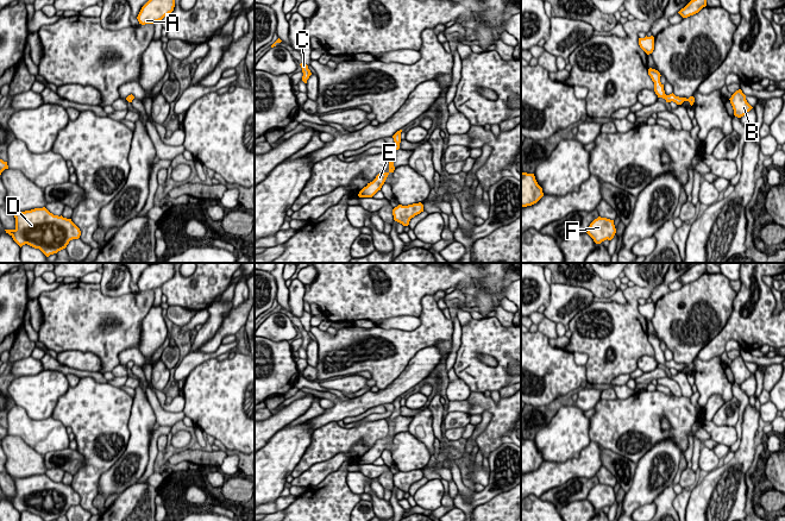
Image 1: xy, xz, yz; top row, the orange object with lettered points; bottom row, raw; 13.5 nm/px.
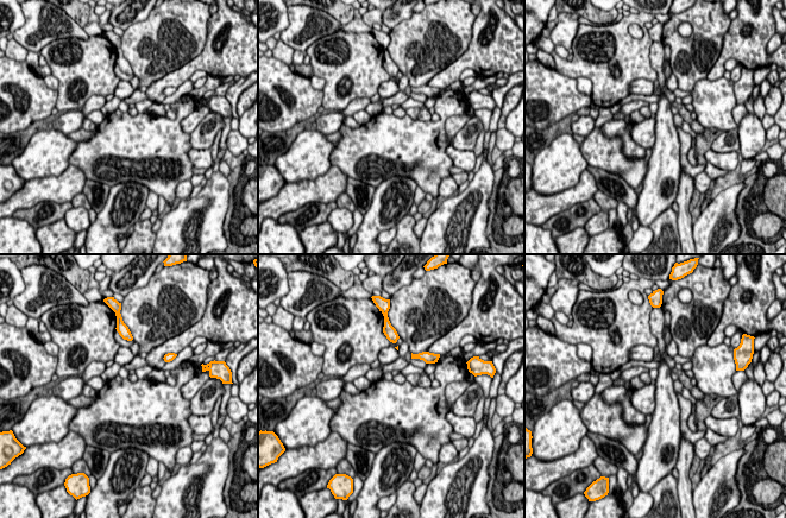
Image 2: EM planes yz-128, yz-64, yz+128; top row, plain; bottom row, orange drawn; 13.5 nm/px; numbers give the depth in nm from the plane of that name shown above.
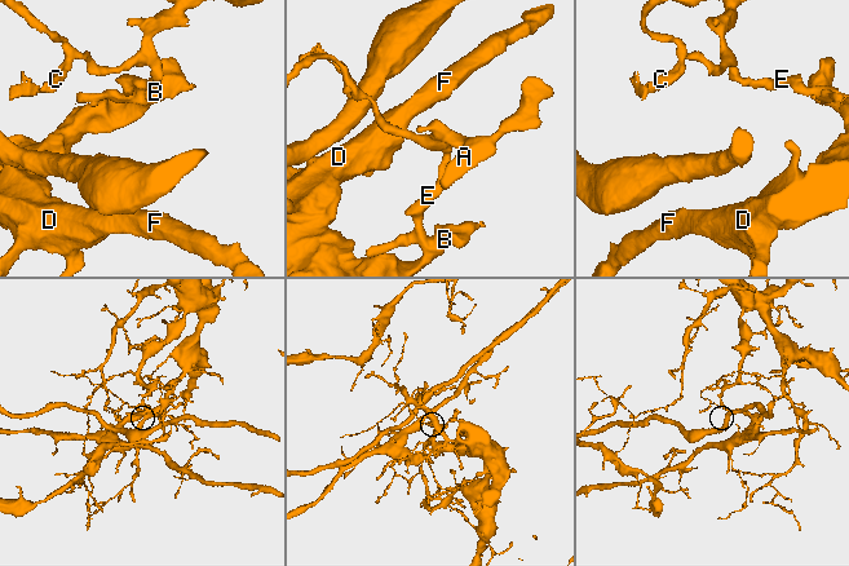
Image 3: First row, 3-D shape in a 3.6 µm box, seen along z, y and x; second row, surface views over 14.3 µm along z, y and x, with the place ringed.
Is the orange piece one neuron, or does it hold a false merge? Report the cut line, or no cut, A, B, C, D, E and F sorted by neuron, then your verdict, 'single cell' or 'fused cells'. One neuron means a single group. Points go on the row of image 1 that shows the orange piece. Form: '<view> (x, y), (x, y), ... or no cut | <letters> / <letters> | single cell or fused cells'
yz (669, 95), (665, 99) | A C / B D E F | fused cells

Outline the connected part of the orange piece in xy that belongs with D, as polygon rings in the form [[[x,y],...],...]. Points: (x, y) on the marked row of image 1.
[[[45,207],[25,212],[13,212],[15,228],[5,230],[21,247],[27,244],[39,249],[46,257],[67,247],[70,240],[78,239],[80,228],[71,219],[54,215]]]

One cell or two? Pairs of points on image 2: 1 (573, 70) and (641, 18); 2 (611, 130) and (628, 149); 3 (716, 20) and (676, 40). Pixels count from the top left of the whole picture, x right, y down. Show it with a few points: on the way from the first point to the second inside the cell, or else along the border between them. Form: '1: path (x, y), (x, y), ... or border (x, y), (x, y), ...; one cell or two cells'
1: path (603, 70), (614, 81), (622, 77), (623, 38); one cell
2: path (617, 130), (628, 143); one cell
3: path (702, 18), (680, 18), (672, 26); one cell

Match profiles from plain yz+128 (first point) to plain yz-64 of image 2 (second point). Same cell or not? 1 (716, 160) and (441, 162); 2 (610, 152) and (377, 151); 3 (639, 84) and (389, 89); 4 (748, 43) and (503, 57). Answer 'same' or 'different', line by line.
1: different
2: same
3: same
4: same

